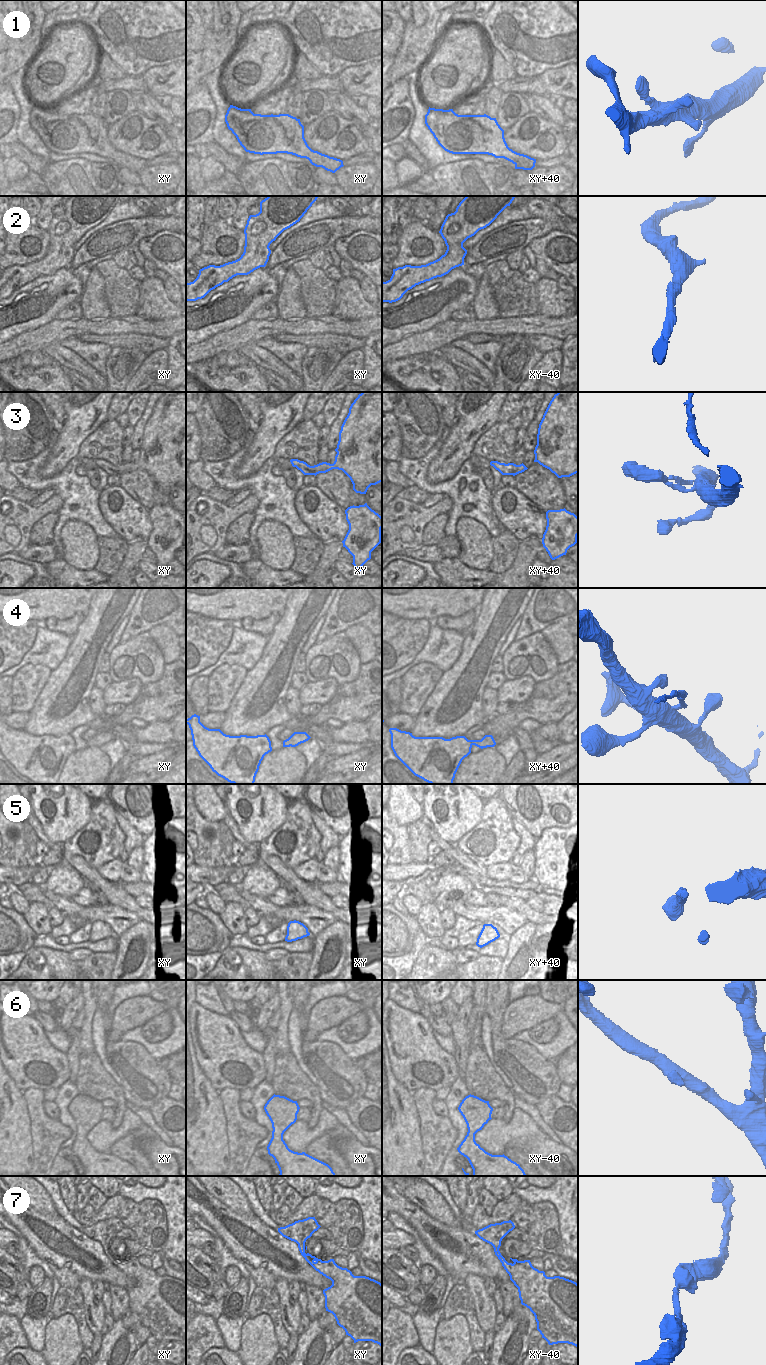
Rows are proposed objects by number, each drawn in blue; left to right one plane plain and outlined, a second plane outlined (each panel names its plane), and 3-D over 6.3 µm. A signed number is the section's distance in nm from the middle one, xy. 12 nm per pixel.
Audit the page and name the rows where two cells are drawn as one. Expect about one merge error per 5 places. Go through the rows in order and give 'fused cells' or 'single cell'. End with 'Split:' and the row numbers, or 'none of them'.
1: single cell
2: single cell
3: single cell
4: fused cells
5: single cell
6: single cell
7: single cell
Split: 4

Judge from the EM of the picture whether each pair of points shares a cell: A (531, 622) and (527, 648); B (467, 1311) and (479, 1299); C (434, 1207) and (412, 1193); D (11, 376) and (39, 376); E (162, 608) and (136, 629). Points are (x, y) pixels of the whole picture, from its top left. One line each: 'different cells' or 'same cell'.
A: different cells
B: different cells
C: same cell
D: same cell
E: same cell

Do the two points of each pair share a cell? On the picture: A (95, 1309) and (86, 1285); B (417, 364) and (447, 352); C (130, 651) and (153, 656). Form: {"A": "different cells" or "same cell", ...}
{"A": "same cell", "B": "different cells", "C": "same cell"}

